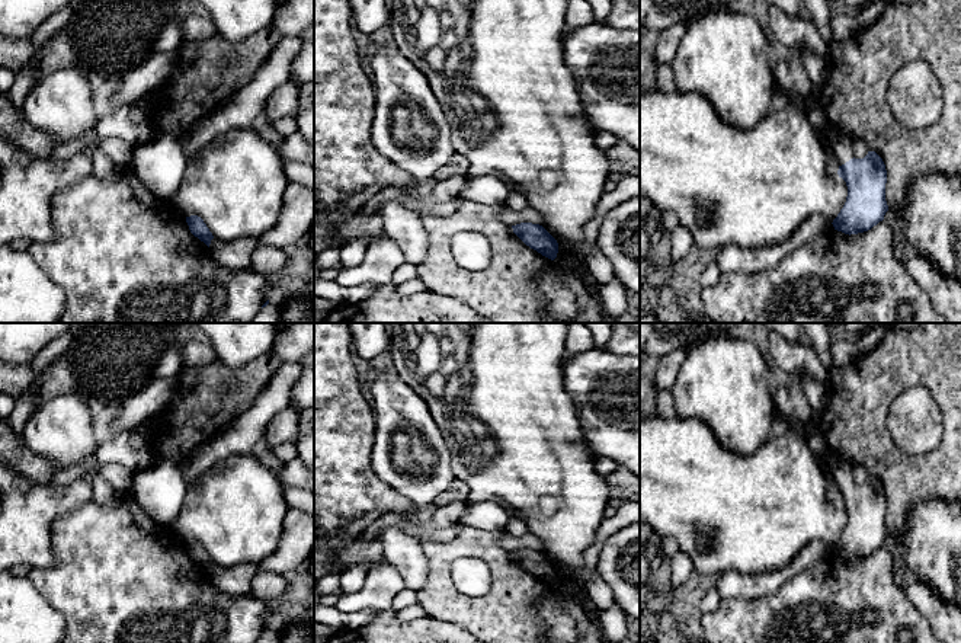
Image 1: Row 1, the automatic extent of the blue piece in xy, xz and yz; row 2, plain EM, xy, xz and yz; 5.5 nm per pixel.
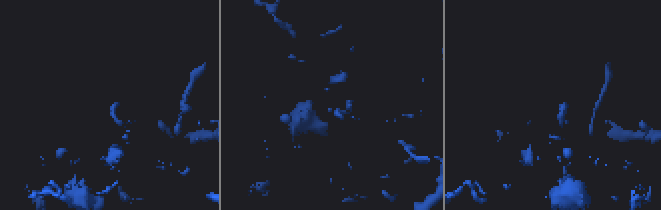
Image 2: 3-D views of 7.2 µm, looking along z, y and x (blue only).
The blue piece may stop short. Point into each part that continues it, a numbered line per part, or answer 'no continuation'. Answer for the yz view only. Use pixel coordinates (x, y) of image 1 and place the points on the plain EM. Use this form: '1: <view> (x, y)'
1: yz (841, 470)

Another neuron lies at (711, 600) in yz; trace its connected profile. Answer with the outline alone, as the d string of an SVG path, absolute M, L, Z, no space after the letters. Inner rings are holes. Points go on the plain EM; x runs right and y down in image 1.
M712 588L702 596L701 604L699 604L701 611L712 612L720 605L721 601L723 601L723 598L717 592L717 589Z

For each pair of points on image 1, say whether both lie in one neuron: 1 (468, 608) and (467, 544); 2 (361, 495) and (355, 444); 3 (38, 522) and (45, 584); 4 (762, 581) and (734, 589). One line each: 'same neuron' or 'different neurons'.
1: same neuron
2: same neuron
3: different neurons
4: same neuron

